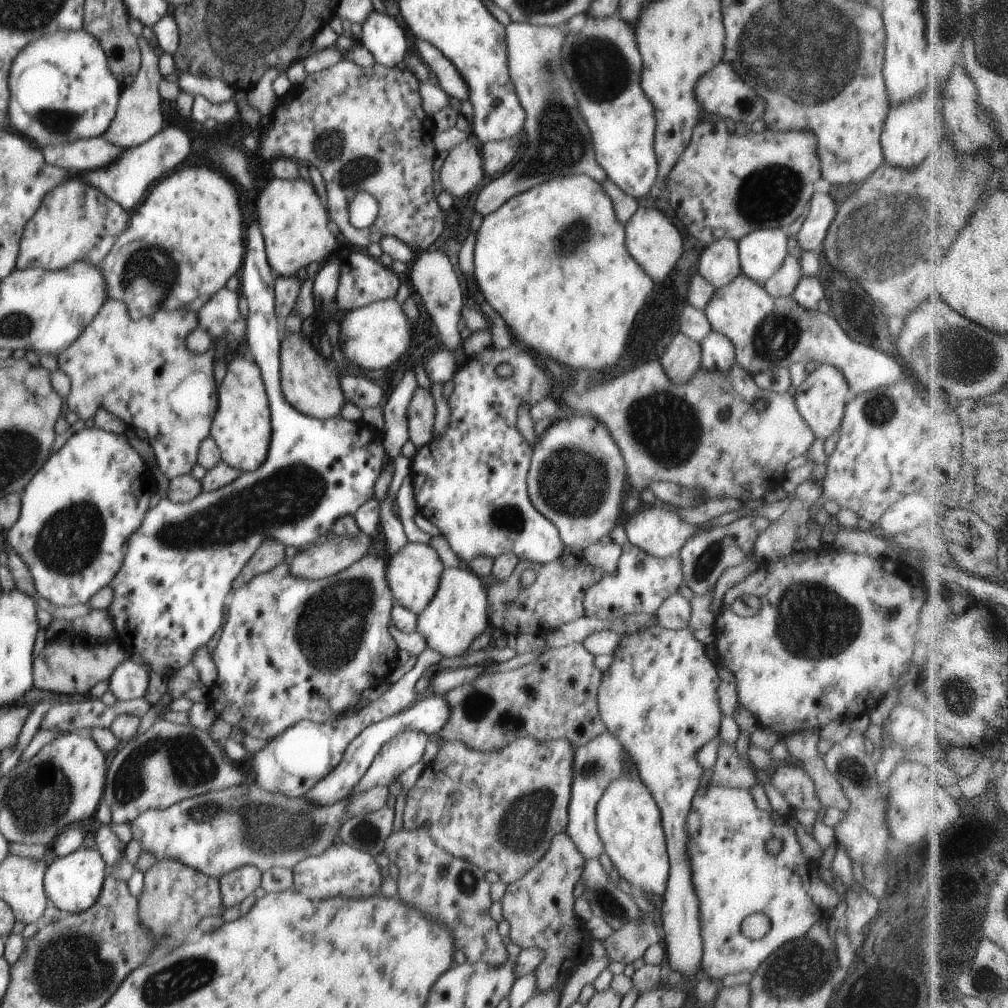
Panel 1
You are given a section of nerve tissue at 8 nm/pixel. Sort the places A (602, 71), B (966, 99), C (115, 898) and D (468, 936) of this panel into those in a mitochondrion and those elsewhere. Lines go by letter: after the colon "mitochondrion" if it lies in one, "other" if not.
A: mitochondrion
B: other
C: other
D: other

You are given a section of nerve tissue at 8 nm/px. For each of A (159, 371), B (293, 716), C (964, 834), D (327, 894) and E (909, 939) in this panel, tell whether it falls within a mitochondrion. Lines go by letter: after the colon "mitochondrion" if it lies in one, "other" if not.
A: other
B: other
C: other
D: other
E: mitochondrion

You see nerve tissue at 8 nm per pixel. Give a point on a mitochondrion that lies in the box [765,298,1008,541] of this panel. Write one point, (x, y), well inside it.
(970, 360)

